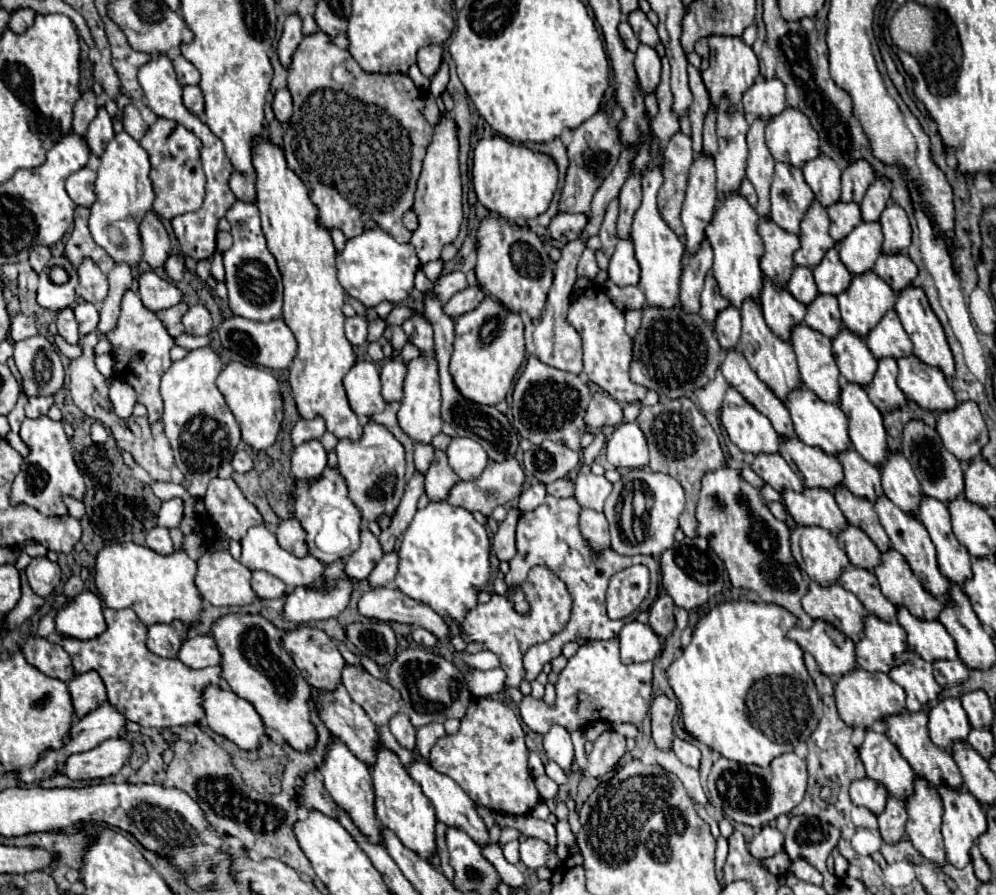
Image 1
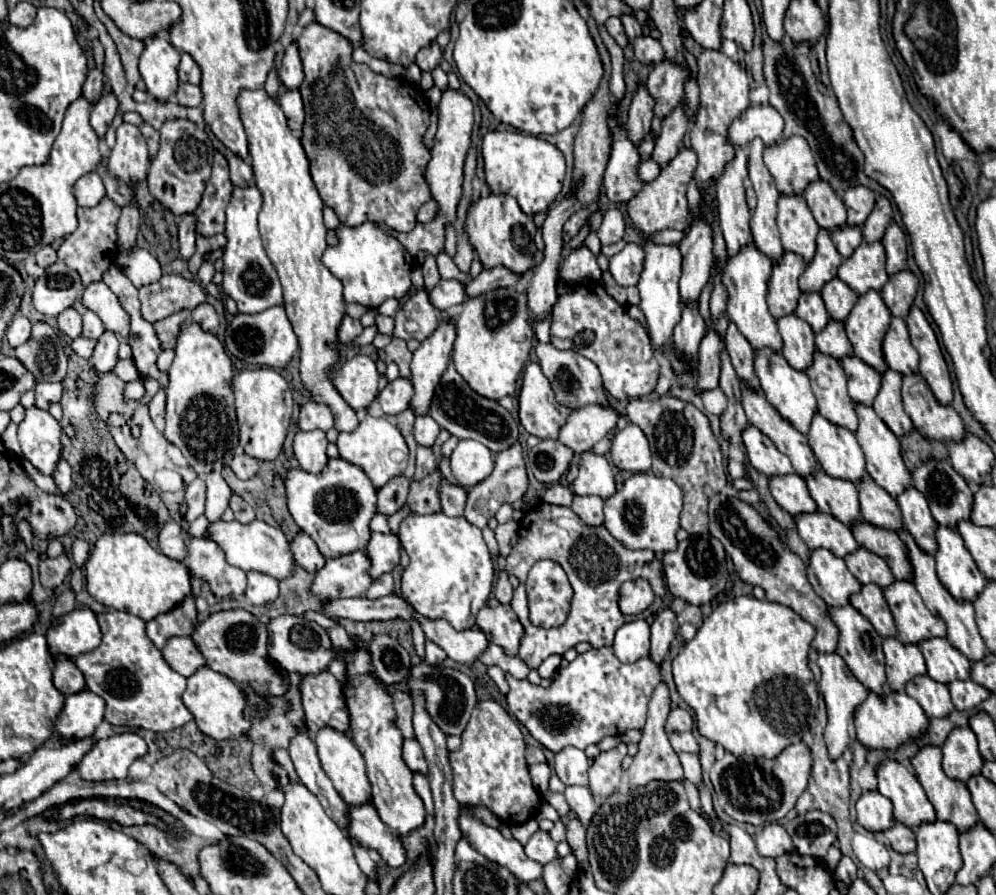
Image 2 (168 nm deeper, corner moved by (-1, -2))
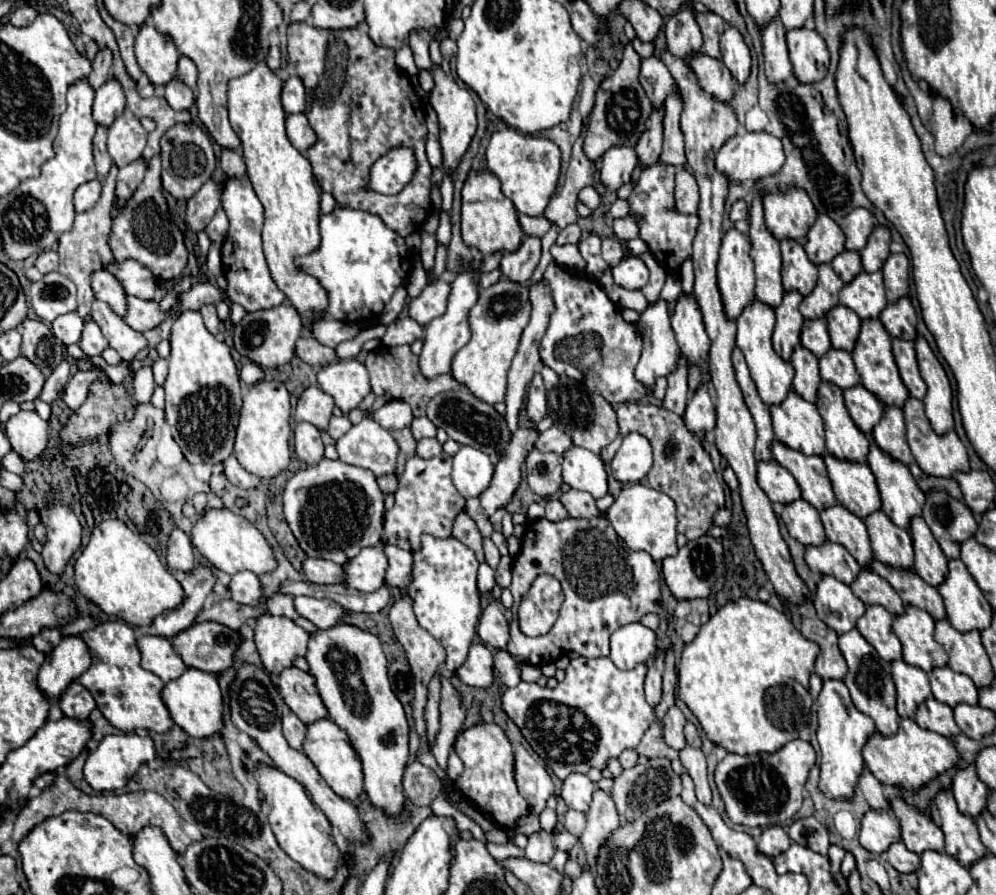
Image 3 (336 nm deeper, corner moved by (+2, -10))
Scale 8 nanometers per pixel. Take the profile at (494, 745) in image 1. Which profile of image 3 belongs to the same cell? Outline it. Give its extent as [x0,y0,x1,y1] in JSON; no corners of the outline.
[454,724,528,828]

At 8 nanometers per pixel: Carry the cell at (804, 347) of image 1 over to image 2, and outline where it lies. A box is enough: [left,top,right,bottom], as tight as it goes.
[805,350,857,432]

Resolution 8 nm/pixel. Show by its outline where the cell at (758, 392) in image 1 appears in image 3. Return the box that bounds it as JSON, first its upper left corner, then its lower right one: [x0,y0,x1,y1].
[772,442,836,512]

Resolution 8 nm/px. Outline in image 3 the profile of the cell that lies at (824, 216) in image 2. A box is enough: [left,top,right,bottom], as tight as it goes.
[804,214,844,264]

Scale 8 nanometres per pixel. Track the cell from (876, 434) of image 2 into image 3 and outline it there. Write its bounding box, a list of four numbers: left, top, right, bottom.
[868,442,926,528]

